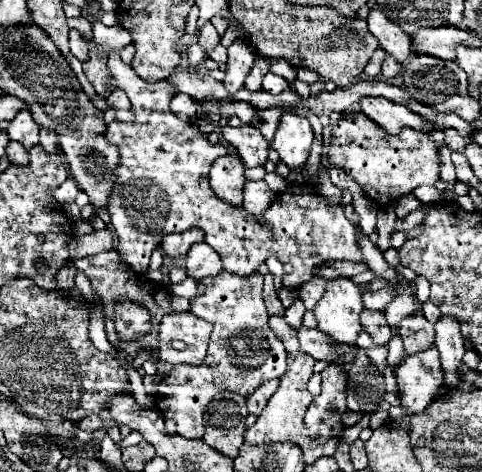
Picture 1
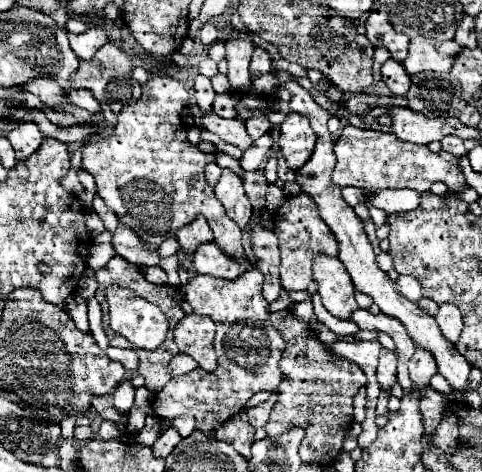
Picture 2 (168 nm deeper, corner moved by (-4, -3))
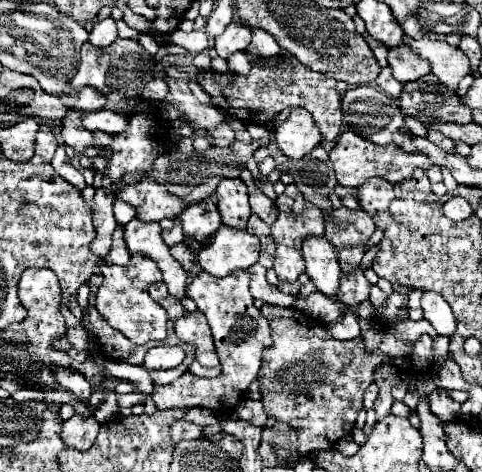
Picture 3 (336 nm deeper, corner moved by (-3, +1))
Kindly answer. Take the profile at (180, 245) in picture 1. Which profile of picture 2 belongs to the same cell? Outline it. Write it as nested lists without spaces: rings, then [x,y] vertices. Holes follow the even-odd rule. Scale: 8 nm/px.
[[[196,218],[192,224],[188,224],[186,228],[180,228],[176,232],[176,240],[178,240],[180,250],[184,254],[194,254],[200,244],[210,242],[214,238],[212,238],[212,230],[206,224],[206,220],[204,218]]]

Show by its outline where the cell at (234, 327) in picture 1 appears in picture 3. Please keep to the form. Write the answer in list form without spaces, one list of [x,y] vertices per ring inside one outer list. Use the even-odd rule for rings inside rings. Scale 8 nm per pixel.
[[[245,270],[231,272],[225,278],[215,278],[207,272],[201,272],[189,284],[187,296],[195,300],[197,308],[207,316],[223,372],[217,378],[197,378],[191,372],[185,372],[171,384],[157,386],[157,390],[153,392],[153,400],[159,410],[199,406],[209,408],[217,416],[221,416],[221,412],[233,410],[245,398],[249,384],[257,378],[261,370],[263,350],[271,344],[269,322],[253,306],[253,296],[249,292],[249,274]]]

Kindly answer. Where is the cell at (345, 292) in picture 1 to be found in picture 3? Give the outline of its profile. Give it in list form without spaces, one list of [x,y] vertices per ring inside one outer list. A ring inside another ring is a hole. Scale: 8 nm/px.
[[[307,236],[303,240],[303,260],[307,266],[307,274],[313,284],[327,296],[335,296],[339,290],[341,266],[337,264],[337,254],[333,246],[323,236]]]

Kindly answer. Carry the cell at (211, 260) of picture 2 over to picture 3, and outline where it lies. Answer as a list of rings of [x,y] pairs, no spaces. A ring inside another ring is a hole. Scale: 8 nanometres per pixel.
[[[221,226],[207,248],[201,248],[199,266],[211,276],[227,276],[235,270],[245,270],[257,262],[261,242],[255,234],[237,228]]]

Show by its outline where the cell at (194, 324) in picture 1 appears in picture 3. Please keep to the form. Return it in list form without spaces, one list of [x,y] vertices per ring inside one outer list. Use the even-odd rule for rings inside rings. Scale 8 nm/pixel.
[[[195,310],[183,318],[177,318],[175,320],[175,334],[183,342],[189,342],[195,346],[199,364],[209,366],[209,368],[219,364],[219,358],[217,358],[217,352],[213,346],[213,336],[211,336],[211,330],[209,330],[209,324],[207,324],[203,312]]]

